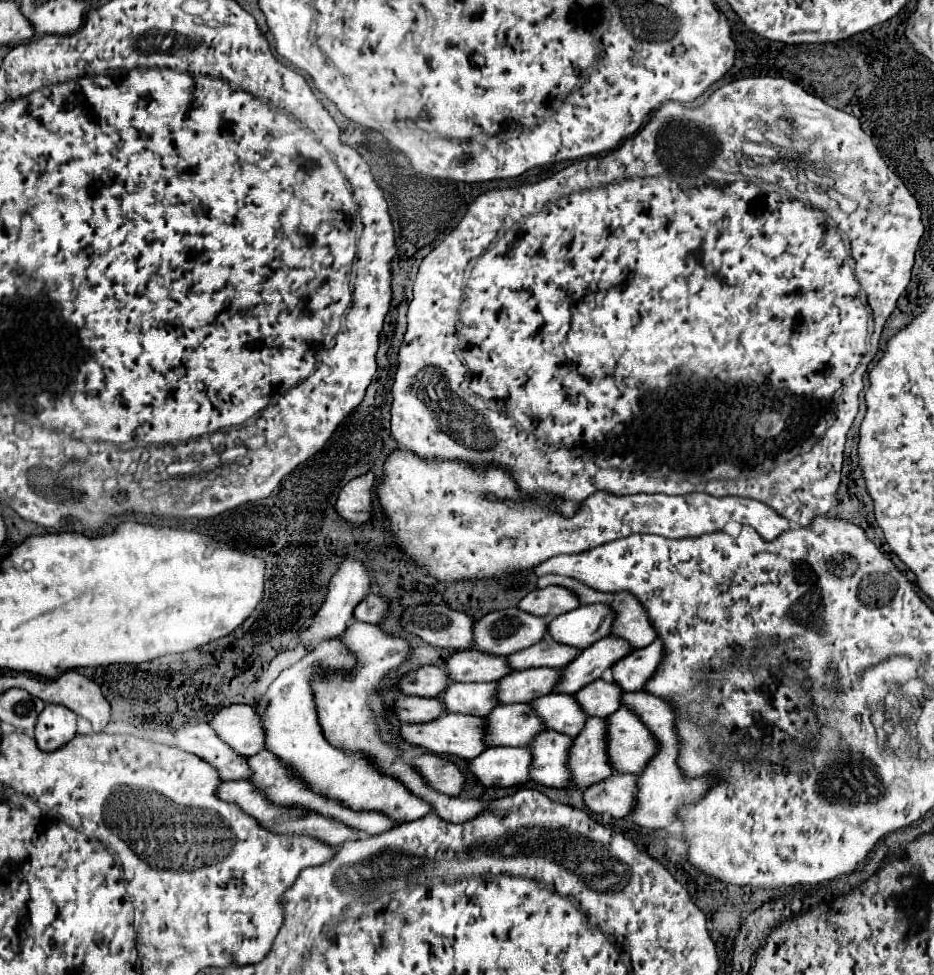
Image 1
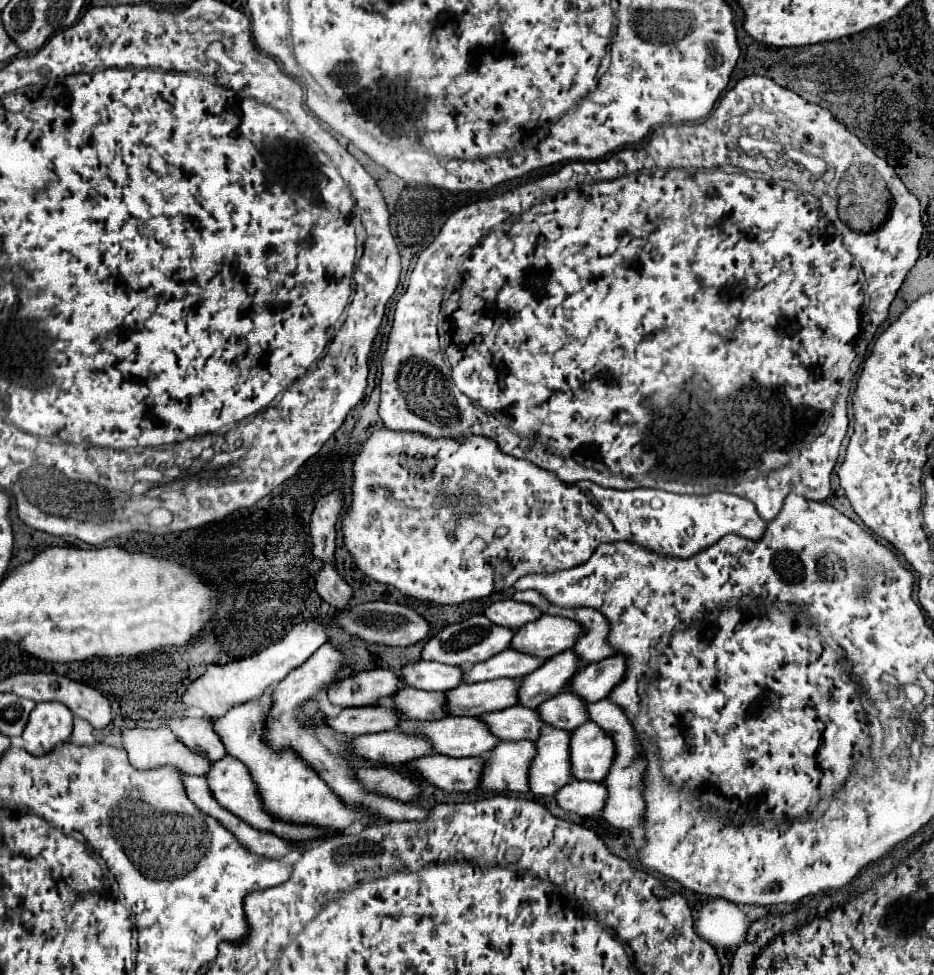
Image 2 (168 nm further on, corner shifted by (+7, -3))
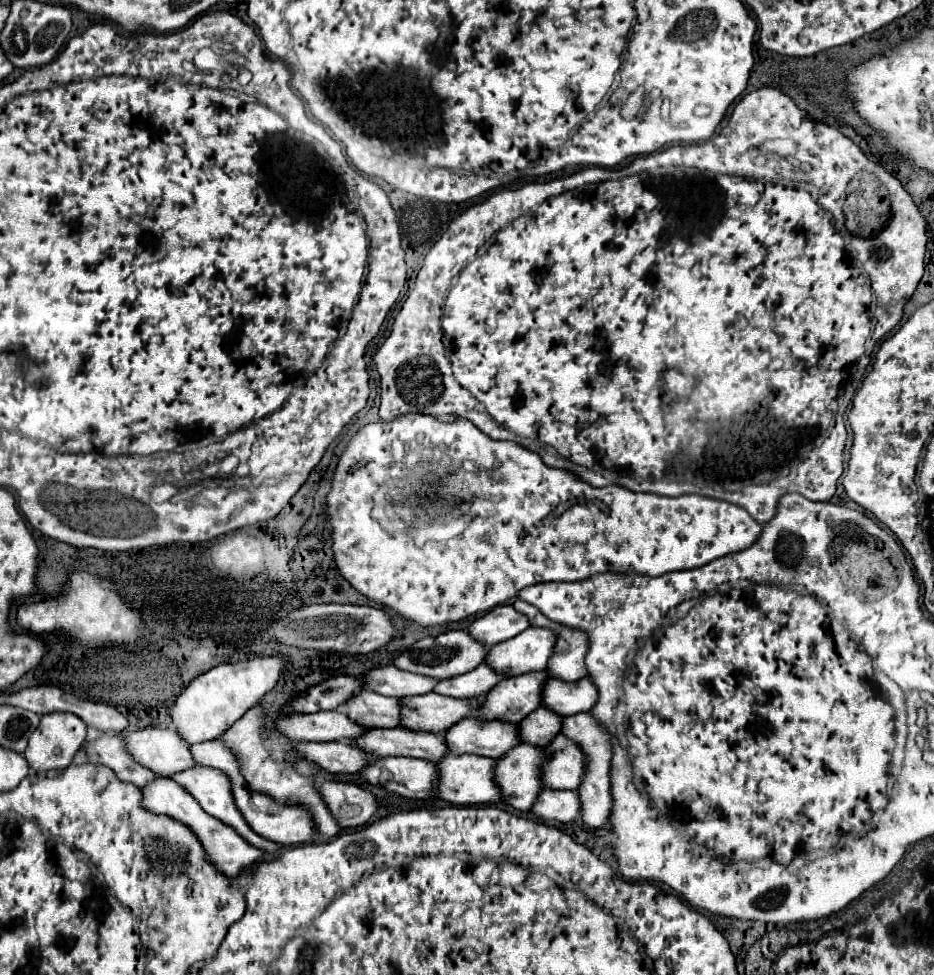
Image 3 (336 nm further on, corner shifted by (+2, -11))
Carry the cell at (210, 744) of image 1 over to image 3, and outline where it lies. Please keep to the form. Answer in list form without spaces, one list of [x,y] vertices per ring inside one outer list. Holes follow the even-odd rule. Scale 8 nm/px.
[[[103,734],[95,742],[89,742],[85,746],[85,750],[89,754],[89,762],[109,766],[111,770],[115,770],[115,774],[119,778],[123,778],[123,782],[133,782],[135,786],[143,788],[149,782],[161,778],[153,770],[149,770],[149,768],[141,766],[139,762],[135,762],[135,758],[125,748],[125,738],[123,736]]]

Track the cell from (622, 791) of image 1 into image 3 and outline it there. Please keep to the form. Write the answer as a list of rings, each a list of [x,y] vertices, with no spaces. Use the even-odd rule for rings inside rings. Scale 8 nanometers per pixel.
[[[545,790],[541,802],[531,810],[539,818],[557,822],[575,822],[581,816],[581,800],[577,790]]]

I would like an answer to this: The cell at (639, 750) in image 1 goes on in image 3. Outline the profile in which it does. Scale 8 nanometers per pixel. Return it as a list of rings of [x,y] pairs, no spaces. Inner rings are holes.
[[[557,736],[547,746],[549,766],[545,766],[545,784],[555,790],[577,790],[587,772],[587,754],[567,736]]]

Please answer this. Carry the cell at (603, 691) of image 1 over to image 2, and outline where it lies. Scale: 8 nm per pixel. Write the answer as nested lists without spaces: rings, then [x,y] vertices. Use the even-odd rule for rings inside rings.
[[[572,692],[556,694],[556,698],[548,698],[538,706],[540,718],[544,724],[558,730],[574,730],[576,726],[588,722],[588,714],[584,712],[584,700]]]

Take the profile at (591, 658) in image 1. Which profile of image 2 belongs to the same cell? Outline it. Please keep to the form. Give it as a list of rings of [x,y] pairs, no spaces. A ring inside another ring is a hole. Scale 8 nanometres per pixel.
[[[564,650],[552,658],[548,658],[538,670],[524,676],[520,680],[518,704],[528,708],[538,708],[544,700],[560,694],[568,688],[572,674],[580,670],[580,660],[572,650]]]

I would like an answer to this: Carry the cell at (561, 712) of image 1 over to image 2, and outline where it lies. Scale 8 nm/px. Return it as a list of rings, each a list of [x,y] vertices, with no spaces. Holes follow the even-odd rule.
[[[524,706],[498,710],[496,714],[482,714],[478,720],[484,722],[490,734],[494,734],[502,742],[536,740],[540,734],[540,728],[544,726],[538,712]]]

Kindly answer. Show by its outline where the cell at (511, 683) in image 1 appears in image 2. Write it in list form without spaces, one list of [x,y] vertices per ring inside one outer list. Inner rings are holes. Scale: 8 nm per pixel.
[[[498,678],[476,684],[460,684],[456,690],[446,690],[448,714],[454,716],[480,716],[484,712],[496,712],[510,708],[518,702],[518,682],[510,678]]]

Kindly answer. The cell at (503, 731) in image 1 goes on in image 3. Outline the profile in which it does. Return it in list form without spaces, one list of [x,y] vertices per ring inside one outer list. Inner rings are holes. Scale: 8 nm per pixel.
[[[373,728],[369,734],[363,734],[355,740],[363,750],[373,756],[387,758],[387,756],[411,756],[441,762],[449,754],[449,746],[445,736],[411,730],[411,728]]]

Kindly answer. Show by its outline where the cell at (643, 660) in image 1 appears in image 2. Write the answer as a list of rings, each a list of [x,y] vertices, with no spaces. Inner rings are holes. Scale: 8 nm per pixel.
[[[622,656],[604,658],[578,670],[568,684],[568,690],[584,698],[584,702],[598,702],[612,692],[612,688],[624,678],[624,674],[626,664]]]

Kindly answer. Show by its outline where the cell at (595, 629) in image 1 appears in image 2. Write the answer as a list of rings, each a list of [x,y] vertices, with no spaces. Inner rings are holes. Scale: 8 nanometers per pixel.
[[[544,614],[536,622],[528,622],[520,630],[516,630],[510,648],[522,654],[548,660],[572,648],[578,636],[580,636],[578,622]]]

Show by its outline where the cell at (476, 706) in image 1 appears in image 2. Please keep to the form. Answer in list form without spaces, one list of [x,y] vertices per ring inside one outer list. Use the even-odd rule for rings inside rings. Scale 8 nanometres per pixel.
[[[404,686],[400,688],[400,694],[394,694],[394,698],[388,702],[400,712],[402,720],[438,720],[446,716],[444,692],[426,692]]]

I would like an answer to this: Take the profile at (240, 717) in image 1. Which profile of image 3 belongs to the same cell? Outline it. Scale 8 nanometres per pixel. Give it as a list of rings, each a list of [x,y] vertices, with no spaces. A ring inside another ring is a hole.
[[[145,728],[127,734],[125,740],[133,758],[161,776],[199,766],[189,744],[175,728]]]

